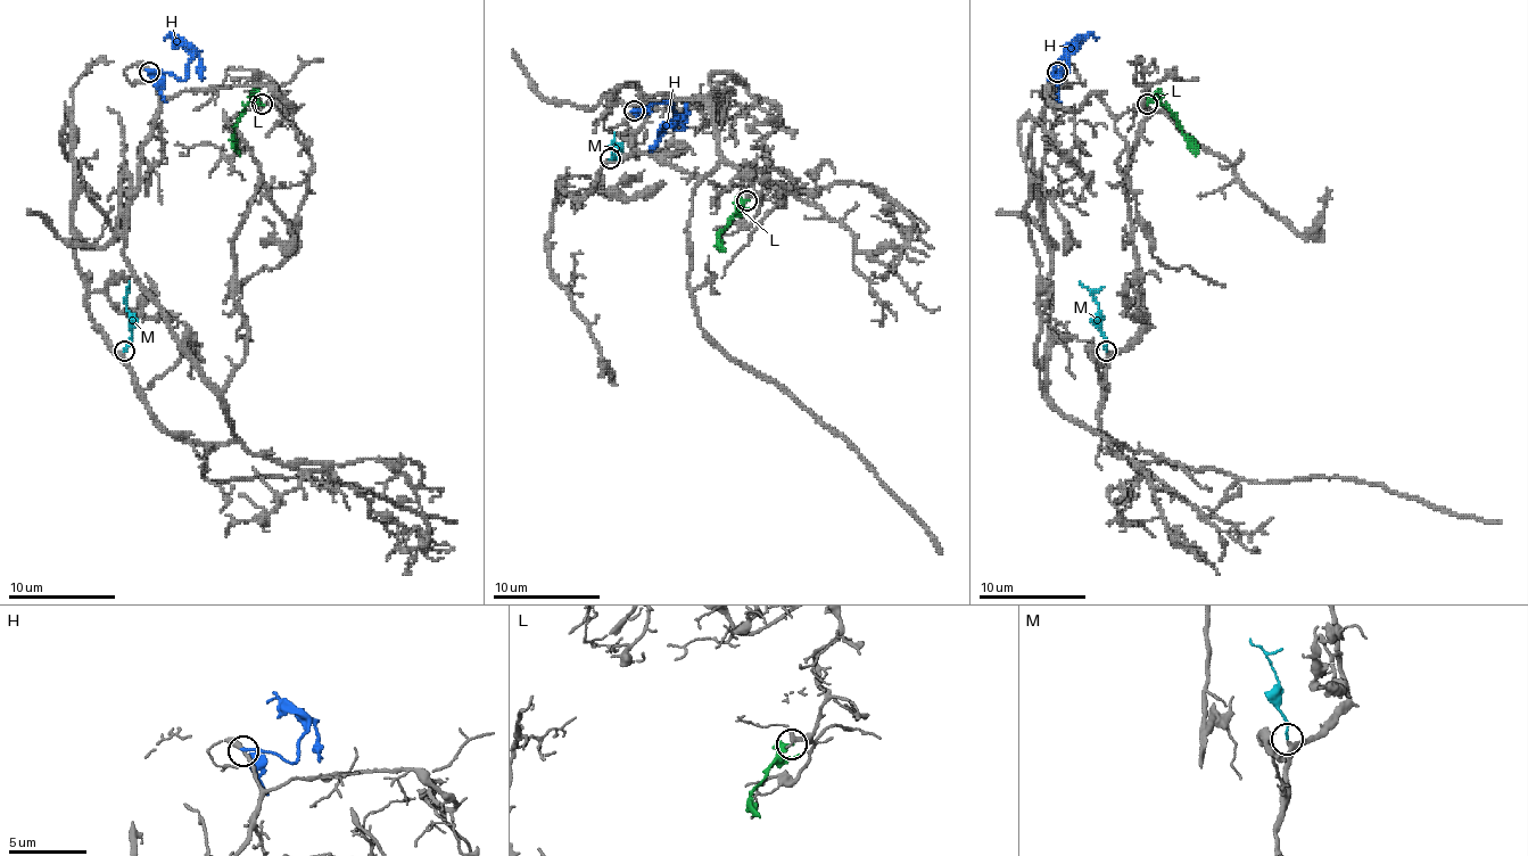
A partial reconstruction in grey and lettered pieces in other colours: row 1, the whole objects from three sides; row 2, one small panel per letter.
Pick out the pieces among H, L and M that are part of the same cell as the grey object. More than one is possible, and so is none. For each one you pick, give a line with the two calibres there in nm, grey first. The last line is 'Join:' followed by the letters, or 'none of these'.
M: Thickness 240 nm (grey) against 160 nm
Join: M

